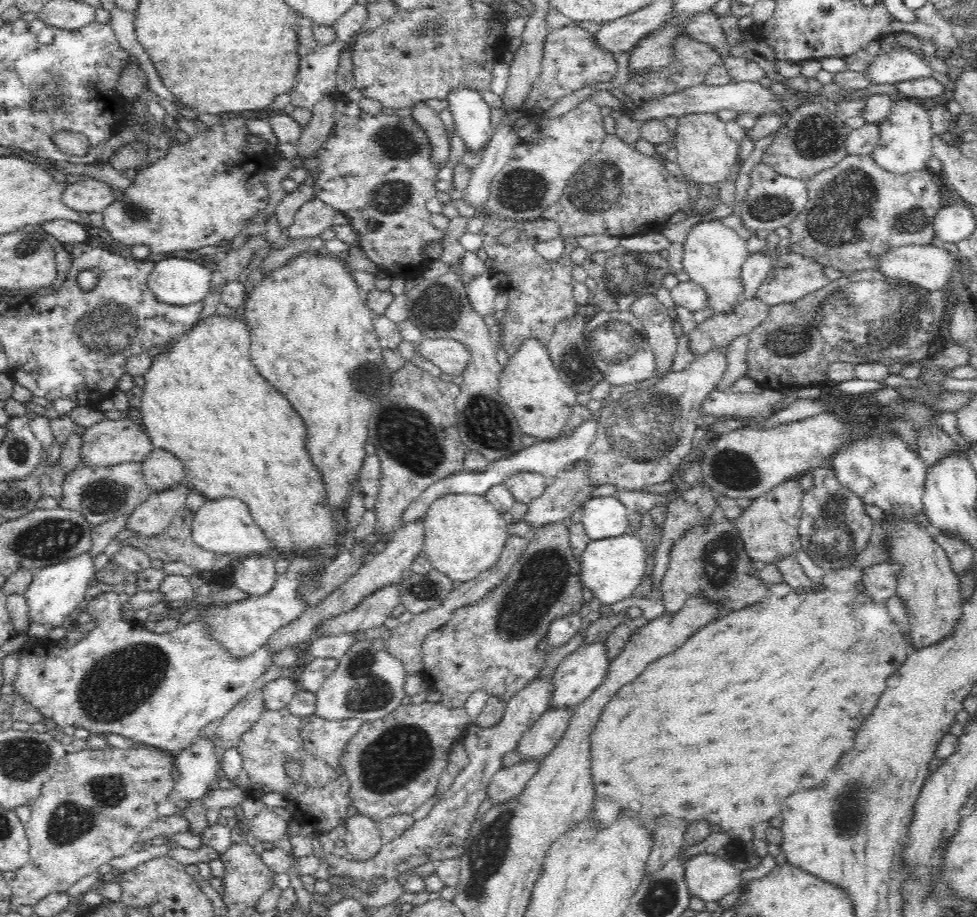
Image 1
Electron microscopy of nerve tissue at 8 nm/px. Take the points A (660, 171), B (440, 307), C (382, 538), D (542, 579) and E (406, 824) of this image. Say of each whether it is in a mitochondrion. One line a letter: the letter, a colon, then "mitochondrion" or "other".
A: other
B: mitochondrion
C: other
D: mitochondrion
E: other

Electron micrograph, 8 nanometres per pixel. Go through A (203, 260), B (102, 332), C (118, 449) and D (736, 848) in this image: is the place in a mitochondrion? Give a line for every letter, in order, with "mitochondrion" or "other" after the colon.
A: other
B: mitochondrion
C: other
D: mitochondrion

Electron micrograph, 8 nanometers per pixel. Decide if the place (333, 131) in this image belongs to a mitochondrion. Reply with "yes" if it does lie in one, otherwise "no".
no

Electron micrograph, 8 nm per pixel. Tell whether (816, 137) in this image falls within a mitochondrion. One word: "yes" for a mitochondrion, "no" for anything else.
yes

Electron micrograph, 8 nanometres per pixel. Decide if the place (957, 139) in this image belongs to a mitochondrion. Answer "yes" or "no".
no

